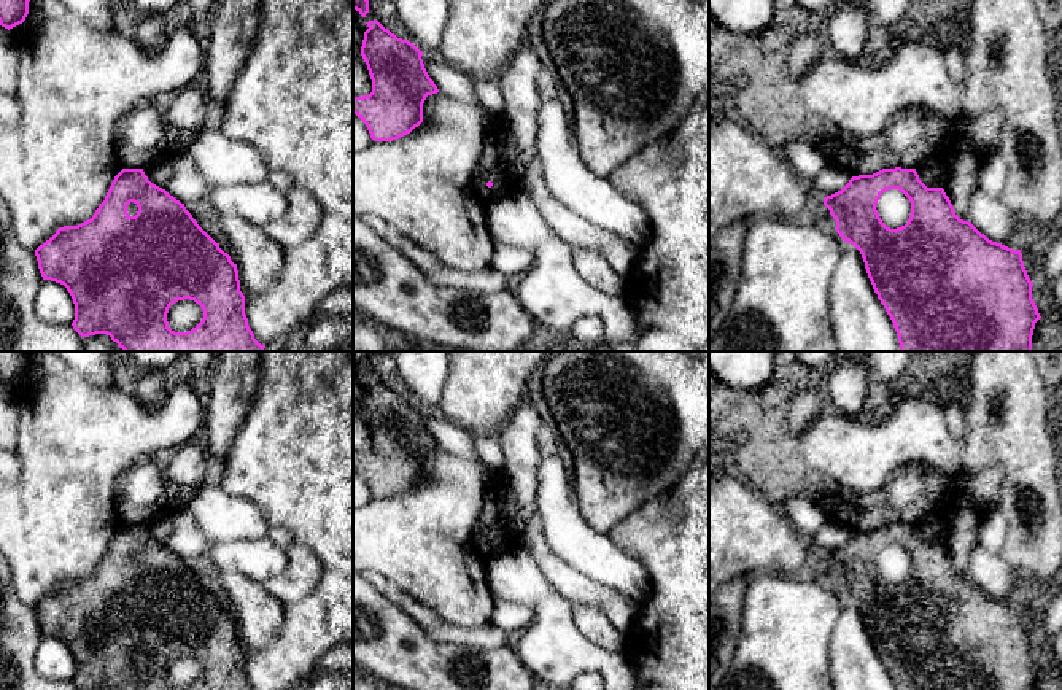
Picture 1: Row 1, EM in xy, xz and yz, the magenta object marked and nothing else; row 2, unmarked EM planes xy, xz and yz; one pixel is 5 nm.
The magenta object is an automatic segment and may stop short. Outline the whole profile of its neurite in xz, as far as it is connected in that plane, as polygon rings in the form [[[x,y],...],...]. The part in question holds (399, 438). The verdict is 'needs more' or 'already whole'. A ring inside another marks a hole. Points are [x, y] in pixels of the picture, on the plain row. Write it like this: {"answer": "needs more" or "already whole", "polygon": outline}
{"answer": "already whole", "polygon": [[[369,377],[361,402],[372,448],[353,452],[353,469],[366,480],[374,498],[393,498],[423,479],[423,459],[439,445],[429,434],[423,409],[397,394],[378,377]]]}

